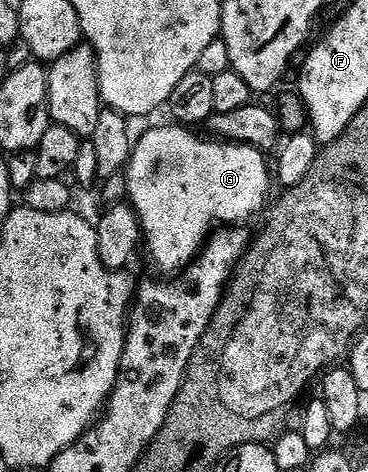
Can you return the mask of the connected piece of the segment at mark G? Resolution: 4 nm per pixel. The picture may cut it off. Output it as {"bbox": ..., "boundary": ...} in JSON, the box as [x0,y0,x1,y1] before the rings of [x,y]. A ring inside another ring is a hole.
{"bbox":[124,125,272,276],"boundary":[[[169,125],[146,130],[139,138],[137,135],[124,173],[127,180],[126,198],[138,217],[144,250],[166,273],[163,275],[174,276],[194,261],[216,224],[245,223],[245,218],[252,217],[262,205],[267,205],[266,193],[270,190],[270,182],[272,186],[272,170],[266,167],[267,155],[254,146],[215,140],[210,136],[201,138],[193,129]]]}

